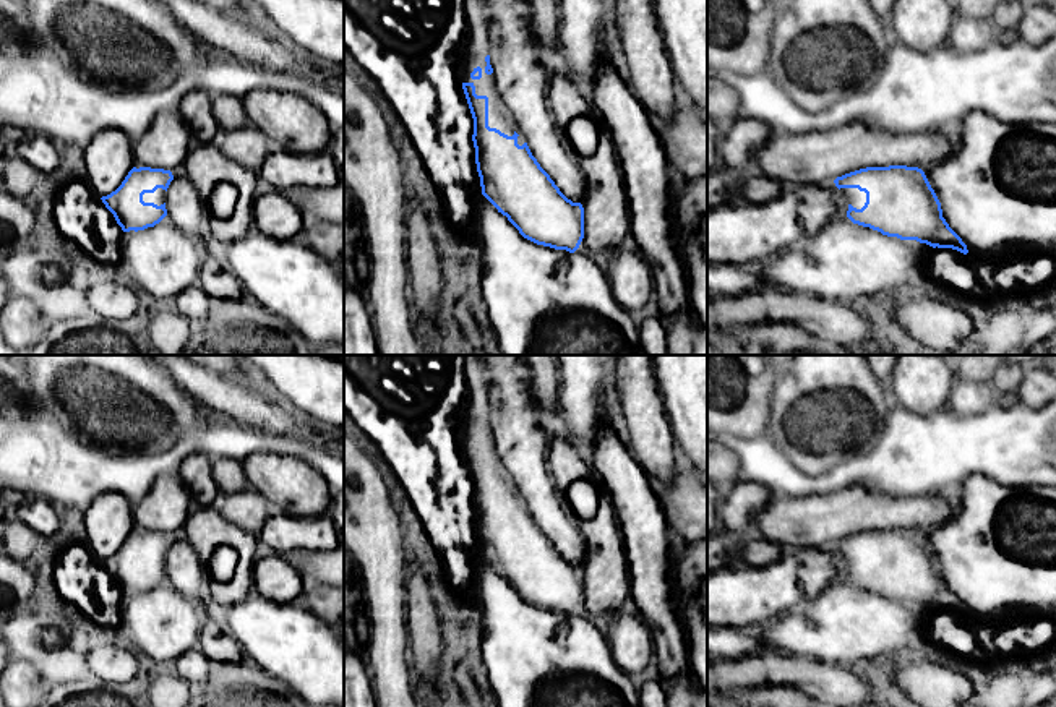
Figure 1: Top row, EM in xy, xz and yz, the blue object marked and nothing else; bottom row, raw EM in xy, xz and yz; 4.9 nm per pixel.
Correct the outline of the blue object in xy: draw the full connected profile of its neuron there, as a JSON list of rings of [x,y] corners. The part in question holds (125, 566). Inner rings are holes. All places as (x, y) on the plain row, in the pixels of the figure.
[[[133,530],[122,548],[101,563],[123,595],[144,593],[167,579],[165,555],[172,543],[170,533]]]

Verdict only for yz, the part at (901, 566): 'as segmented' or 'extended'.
extended

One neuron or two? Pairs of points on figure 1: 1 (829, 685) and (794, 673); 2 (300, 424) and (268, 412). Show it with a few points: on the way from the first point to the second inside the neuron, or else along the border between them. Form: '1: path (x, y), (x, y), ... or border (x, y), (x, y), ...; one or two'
1: path (821, 681), (802, 673); one
2: path (292, 424), (276, 415); one

